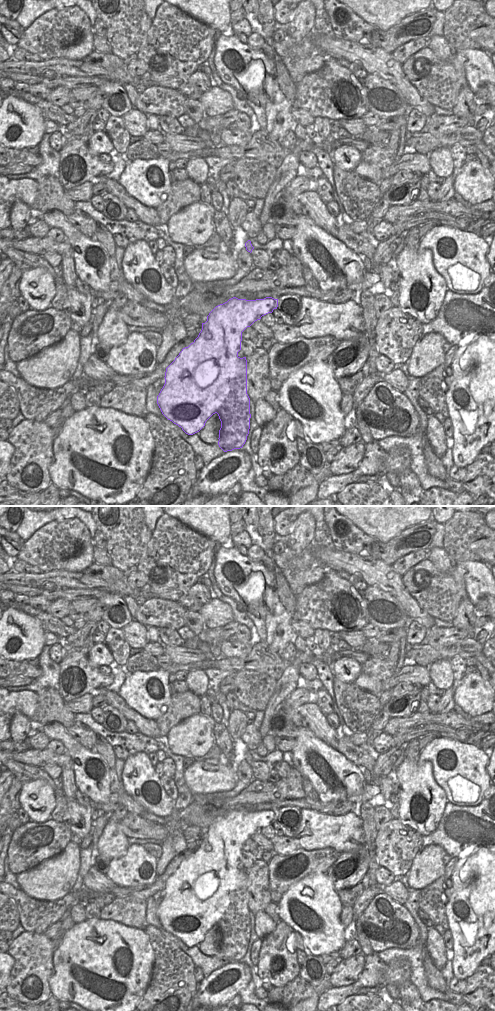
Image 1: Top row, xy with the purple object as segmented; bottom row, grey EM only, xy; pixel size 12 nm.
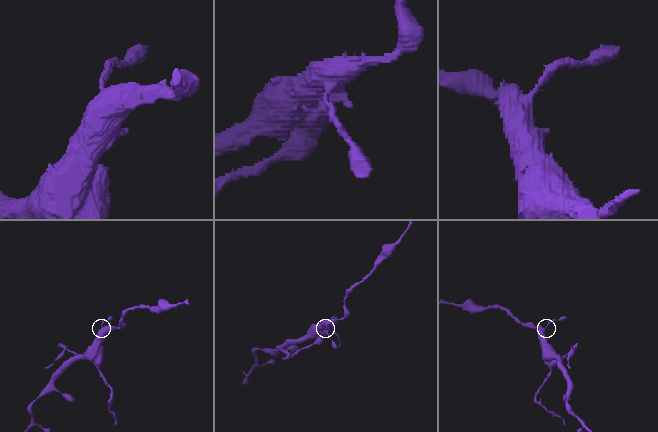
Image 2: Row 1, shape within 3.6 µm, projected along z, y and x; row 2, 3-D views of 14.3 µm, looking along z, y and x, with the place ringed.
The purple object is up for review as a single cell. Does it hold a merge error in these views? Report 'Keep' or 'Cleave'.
Cleave.

